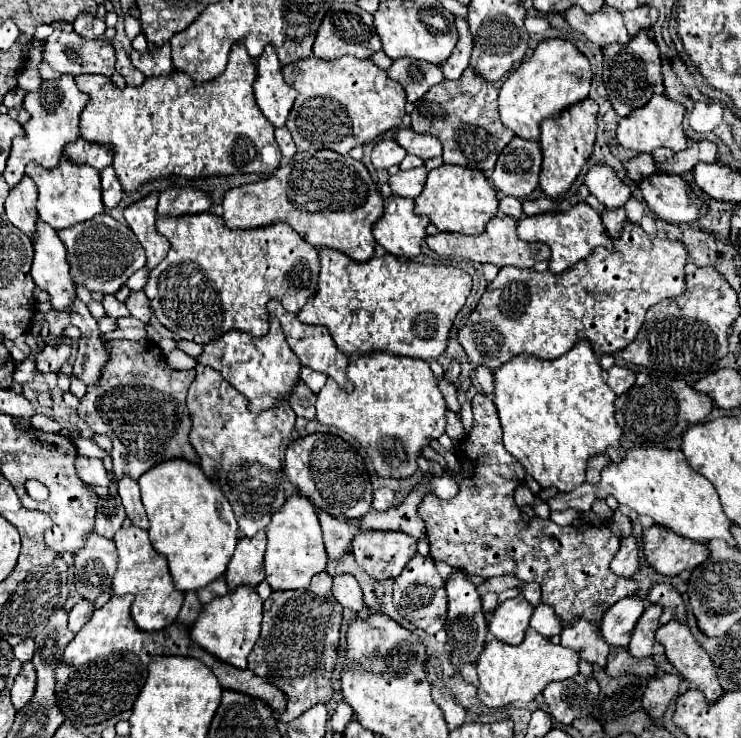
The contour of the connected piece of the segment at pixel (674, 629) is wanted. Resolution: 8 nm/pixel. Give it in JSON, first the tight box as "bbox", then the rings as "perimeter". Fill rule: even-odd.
{"bbox":[656,619,724,703],"perimeter":[[[672,619],[666,625],[660,625],[656,629],[656,639],[664,645],[666,657],[678,669],[678,673],[688,679],[692,687],[700,689],[710,703],[724,693],[708,653],[704,647],[700,647],[700,643],[696,643],[686,623]]]}

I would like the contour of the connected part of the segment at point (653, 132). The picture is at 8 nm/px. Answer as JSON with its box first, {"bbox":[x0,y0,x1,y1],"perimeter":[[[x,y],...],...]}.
{"bbox":[618,95,688,153],"perimeter":[[[652,95],[652,99],[632,111],[632,115],[626,115],[620,123],[618,123],[618,141],[622,147],[632,149],[636,153],[652,153],[658,147],[668,147],[672,151],[682,151],[688,147],[688,139],[684,135],[682,129],[682,117],[684,117],[684,105],[676,103],[672,99],[668,99],[666,95]]]}

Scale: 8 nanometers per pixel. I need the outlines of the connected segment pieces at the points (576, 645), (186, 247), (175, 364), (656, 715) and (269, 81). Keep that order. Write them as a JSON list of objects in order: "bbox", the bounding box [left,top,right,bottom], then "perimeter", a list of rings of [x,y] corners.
[{"bbox":[562,621,610,667],"perimeter":[[[576,621],[570,627],[564,627],[562,633],[562,645],[578,651],[578,655],[590,663],[596,663],[600,667],[606,667],[606,657],[610,651],[610,645],[600,635],[600,629],[596,623],[590,621]]]},{"bbox":[144,213,318,343],"perimeter":[[[214,213],[196,215],[160,215],[156,223],[158,231],[170,241],[170,251],[166,259],[150,271],[150,279],[144,287],[150,307],[154,309],[158,321],[178,333],[180,339],[194,343],[208,343],[222,337],[230,329],[240,329],[250,335],[266,333],[266,303],[276,297],[286,311],[298,313],[304,303],[314,295],[318,281],[318,251],[308,241],[304,241],[288,223],[272,223],[256,229],[228,229],[224,219]]]},{"bbox":[165,349,196,370],"perimeter":[[[174,349],[174,351],[170,351],[168,355],[165,356],[166,363],[172,367],[172,369],[176,370],[188,370],[192,369],[194,365],[196,365],[196,359],[194,357],[190,357],[190,355],[186,355],[184,351],[180,351],[180,349]]]},{"bbox":[642,673,680,721],"perimeter":[[[674,673],[654,675],[652,679],[648,679],[648,687],[642,697],[642,707],[654,721],[662,719],[664,711],[668,709],[670,701],[674,699],[674,695],[678,691],[678,683],[680,683],[680,679]]]},{"bbox":[254,45,296,127],"perimeter":[[[266,45],[264,53],[256,61],[256,67],[258,67],[258,77],[254,81],[256,103],[274,127],[282,127],[296,99],[296,89],[286,85],[282,77],[282,65],[272,45]]]}]

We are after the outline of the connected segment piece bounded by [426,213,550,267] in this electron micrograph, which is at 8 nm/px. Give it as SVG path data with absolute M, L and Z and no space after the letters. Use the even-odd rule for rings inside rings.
M496 215L488 221L488 227L478 237L472 235L458 235L458 233L436 233L432 237L426 237L426 243L432 251L446 257L464 257L476 263L494 263L498 267L514 265L514 267L532 267L538 261L550 259L550 249L546 243L524 243L516 235L516 221L508 219L506 215Z

